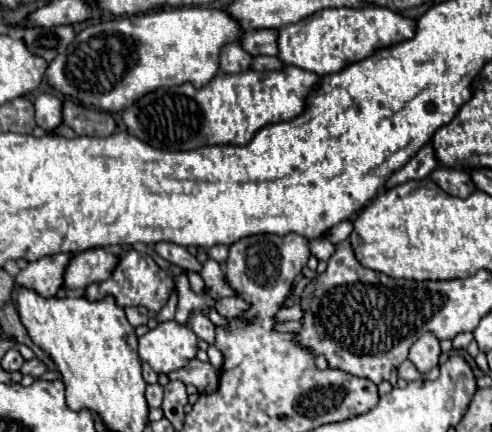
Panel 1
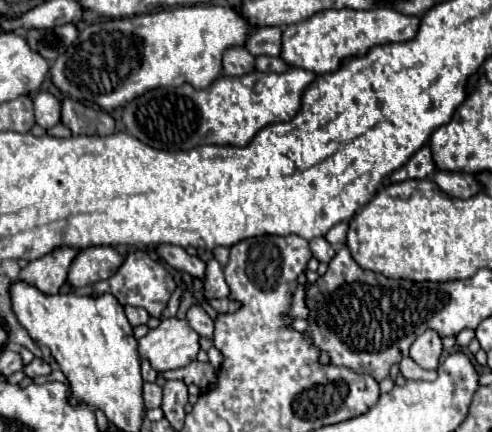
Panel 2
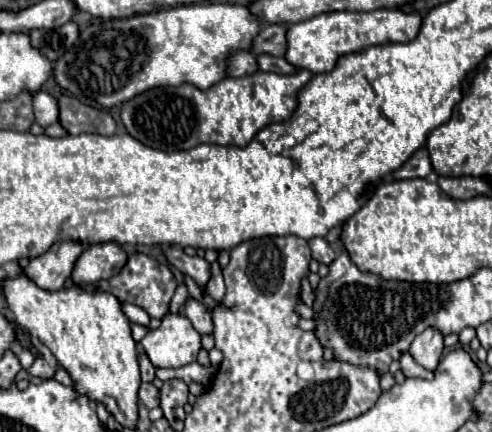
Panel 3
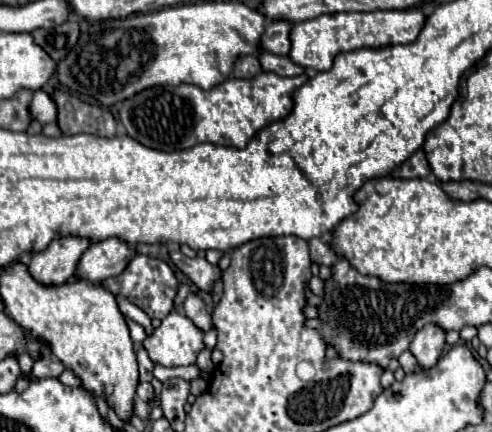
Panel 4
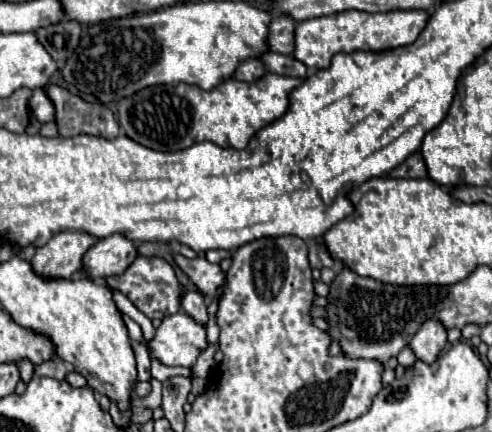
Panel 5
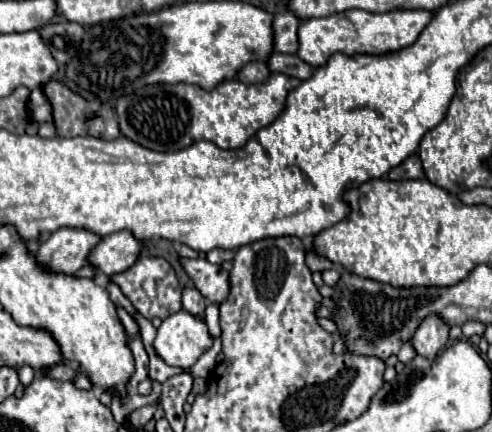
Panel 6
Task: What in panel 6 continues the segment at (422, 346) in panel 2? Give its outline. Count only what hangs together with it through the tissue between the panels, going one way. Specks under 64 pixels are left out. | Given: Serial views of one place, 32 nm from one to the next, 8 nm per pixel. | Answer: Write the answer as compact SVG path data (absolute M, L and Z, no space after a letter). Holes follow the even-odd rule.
M426 316L412 338L416 352L422 356L436 356L436 352L440 352L448 344L448 330L450 326L444 322L442 316Z

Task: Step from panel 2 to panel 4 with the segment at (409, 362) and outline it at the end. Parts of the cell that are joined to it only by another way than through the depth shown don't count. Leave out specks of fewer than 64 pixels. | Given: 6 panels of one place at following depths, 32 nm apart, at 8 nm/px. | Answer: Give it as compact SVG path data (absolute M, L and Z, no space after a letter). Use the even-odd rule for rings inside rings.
M404 350L402 354L400 354L400 358L398 358L398 362L400 362L400 366L404 368L404 372L408 374L408 372L416 372L416 358L414 358L414 354L410 352L410 350Z

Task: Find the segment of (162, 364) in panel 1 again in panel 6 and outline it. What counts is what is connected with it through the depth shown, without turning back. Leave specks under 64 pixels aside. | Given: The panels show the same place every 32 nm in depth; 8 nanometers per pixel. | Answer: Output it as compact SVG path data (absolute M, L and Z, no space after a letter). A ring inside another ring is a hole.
M182 308L162 320L154 348L166 364L188 370L206 350L212 348L212 342L214 338L208 332L206 322Z

